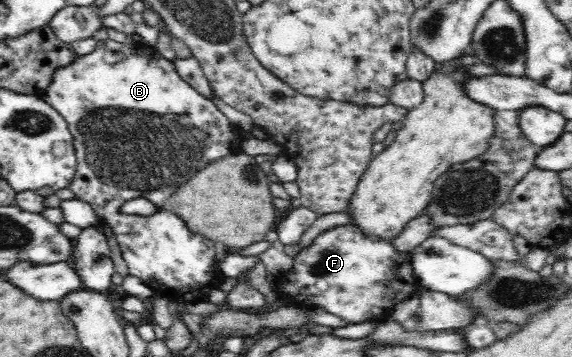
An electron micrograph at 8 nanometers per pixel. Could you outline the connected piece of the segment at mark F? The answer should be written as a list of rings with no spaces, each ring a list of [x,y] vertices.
[[[353,224],[334,227],[323,231],[311,242],[309,247],[303,247],[293,256],[293,267],[287,272],[281,272],[275,277],[274,289],[277,299],[285,306],[297,306],[308,309],[323,308],[327,313],[341,317],[347,323],[358,324],[367,321],[380,320],[387,316],[391,307],[404,299],[416,296],[419,288],[418,280],[411,266],[411,253],[399,252],[393,248],[389,240],[373,240],[363,236],[363,232]]]

